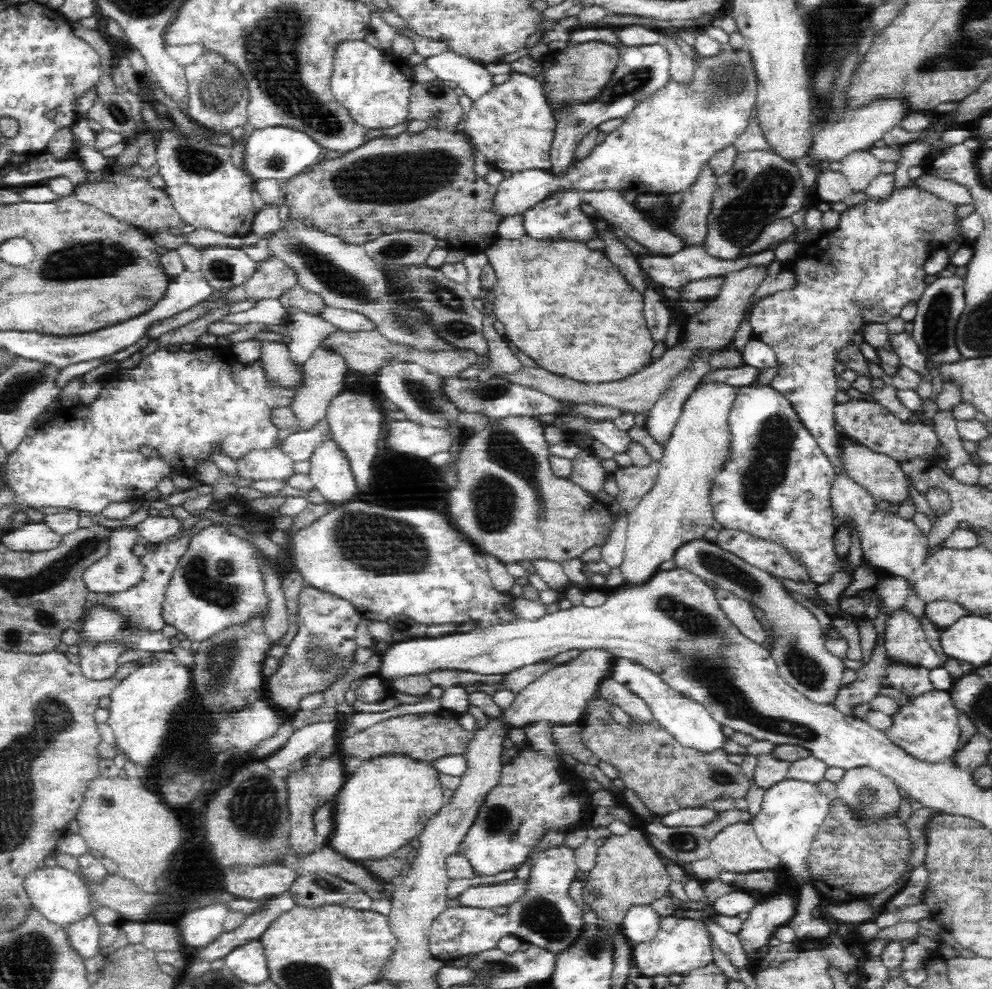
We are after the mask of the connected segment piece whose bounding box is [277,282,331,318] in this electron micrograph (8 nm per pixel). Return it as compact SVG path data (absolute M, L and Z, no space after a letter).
M297 282L277 299L280 301L280 306L285 310L286 316L289 316L287 313L293 310L293 312L305 312L316 318L321 318L322 314L331 308L322 295L306 289Z

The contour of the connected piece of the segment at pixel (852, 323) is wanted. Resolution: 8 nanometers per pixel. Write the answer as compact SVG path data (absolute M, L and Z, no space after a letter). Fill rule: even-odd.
M915 186L906 192L894 189L888 202L876 203L868 198L865 204L842 212L841 223L836 231L822 234L816 241L807 242L799 259L788 264L797 276L797 286L762 298L750 314L752 336L772 347L778 361L783 364L782 372L772 380L771 387L790 401L838 473L842 473L842 470L837 462L839 437L834 429L833 408L839 389L833 370L836 364L833 354L848 341L852 341L856 330L862 331L863 326L870 323L885 324L891 316L898 316L902 306L910 299L920 298L923 286L926 285L923 264L928 256L939 248L946 248L952 238L964 245L962 234L954 233L954 212L954 206Z

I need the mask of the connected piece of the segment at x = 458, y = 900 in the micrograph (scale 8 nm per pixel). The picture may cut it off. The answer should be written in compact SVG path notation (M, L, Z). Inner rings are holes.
M512 879L493 885L478 885L465 889L456 898L449 898L450 906L490 909L492 906L507 906L520 893L524 880Z

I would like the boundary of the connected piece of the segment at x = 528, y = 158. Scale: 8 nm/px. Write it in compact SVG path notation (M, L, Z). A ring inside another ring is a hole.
M513 73L504 84L496 84L493 90L473 102L472 109L464 120L463 130L471 136L478 151L487 159L490 166L512 173L524 170L551 170L551 149L555 138L555 110L549 104L545 87L538 81L521 73Z

